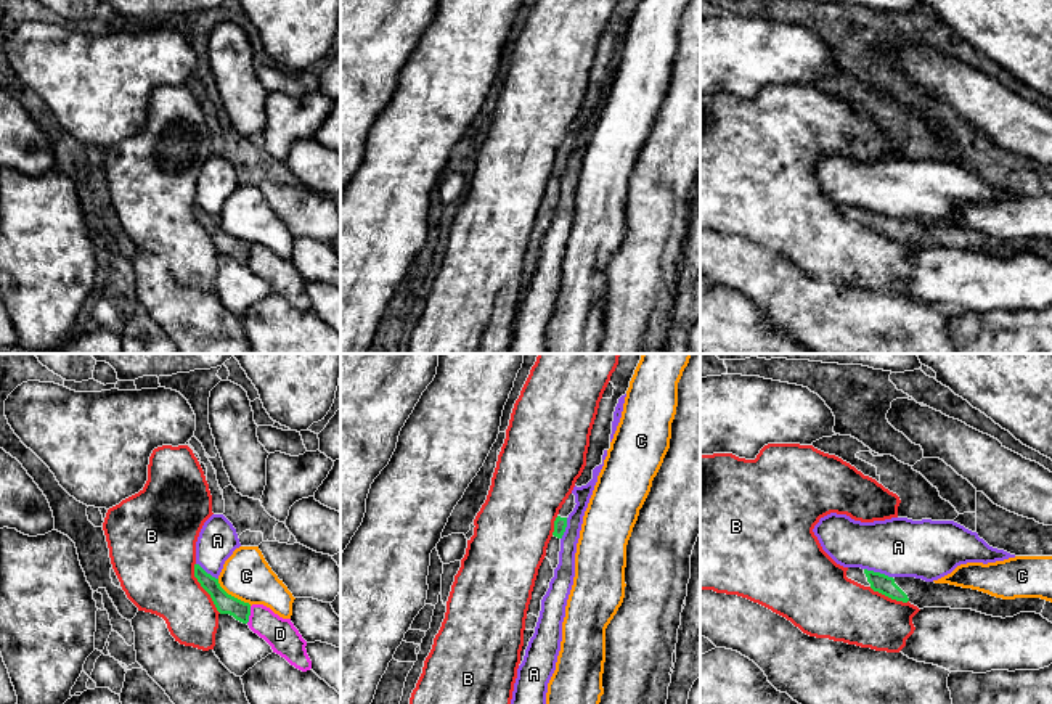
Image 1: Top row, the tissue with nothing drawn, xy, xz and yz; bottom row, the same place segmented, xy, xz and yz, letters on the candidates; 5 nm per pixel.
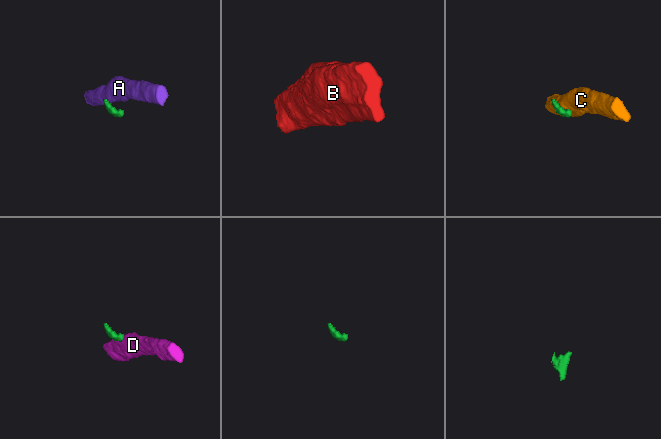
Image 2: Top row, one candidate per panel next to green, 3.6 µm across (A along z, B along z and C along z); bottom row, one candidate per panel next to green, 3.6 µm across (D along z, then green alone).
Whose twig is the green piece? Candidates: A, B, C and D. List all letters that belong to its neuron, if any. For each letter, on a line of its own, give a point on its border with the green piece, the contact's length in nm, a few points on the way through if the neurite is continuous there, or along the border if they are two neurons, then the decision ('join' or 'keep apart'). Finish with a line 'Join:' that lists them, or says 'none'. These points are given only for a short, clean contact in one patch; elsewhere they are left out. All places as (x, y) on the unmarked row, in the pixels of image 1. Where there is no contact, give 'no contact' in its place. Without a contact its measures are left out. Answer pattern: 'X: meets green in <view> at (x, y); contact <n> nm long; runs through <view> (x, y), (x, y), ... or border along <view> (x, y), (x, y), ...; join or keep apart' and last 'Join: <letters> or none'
A: meets green in yz at (879, 212); contact 150 nm long; border along yz (864, 208), (892, 217); keep apart
B: meets green in xy at (203, 227); contact 280 nm long; border along xy (195, 203), (196, 221), (220, 253); keep apart
C: meets green in xy at (233, 237); contact 220 nm long; keep apart
D: meets green in xy at (249, 254); contact 90 nm long; border along xy (251, 246), (246, 262); keep apart
Join: none

